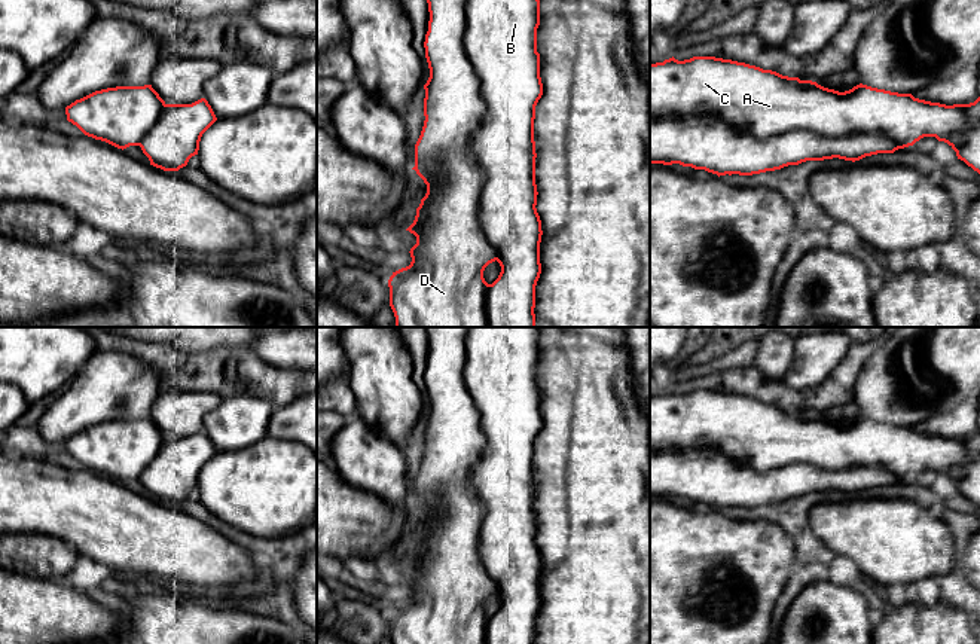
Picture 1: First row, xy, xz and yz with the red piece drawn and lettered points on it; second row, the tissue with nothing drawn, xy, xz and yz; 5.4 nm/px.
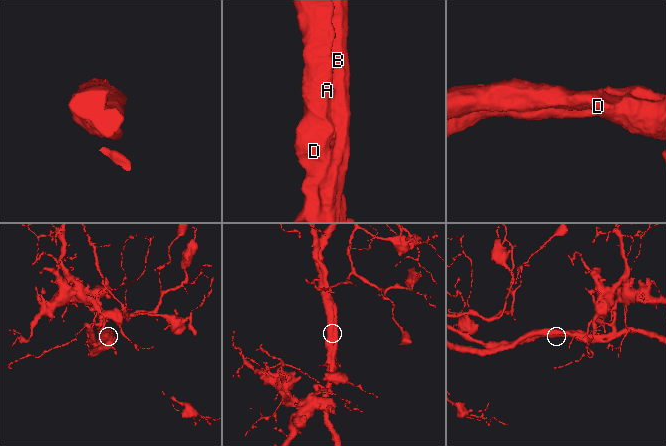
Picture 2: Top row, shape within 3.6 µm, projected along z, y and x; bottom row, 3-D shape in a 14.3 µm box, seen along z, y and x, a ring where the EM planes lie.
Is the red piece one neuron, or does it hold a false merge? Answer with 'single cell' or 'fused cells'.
fused cells

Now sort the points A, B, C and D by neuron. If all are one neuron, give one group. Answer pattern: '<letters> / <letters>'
A C D / B

